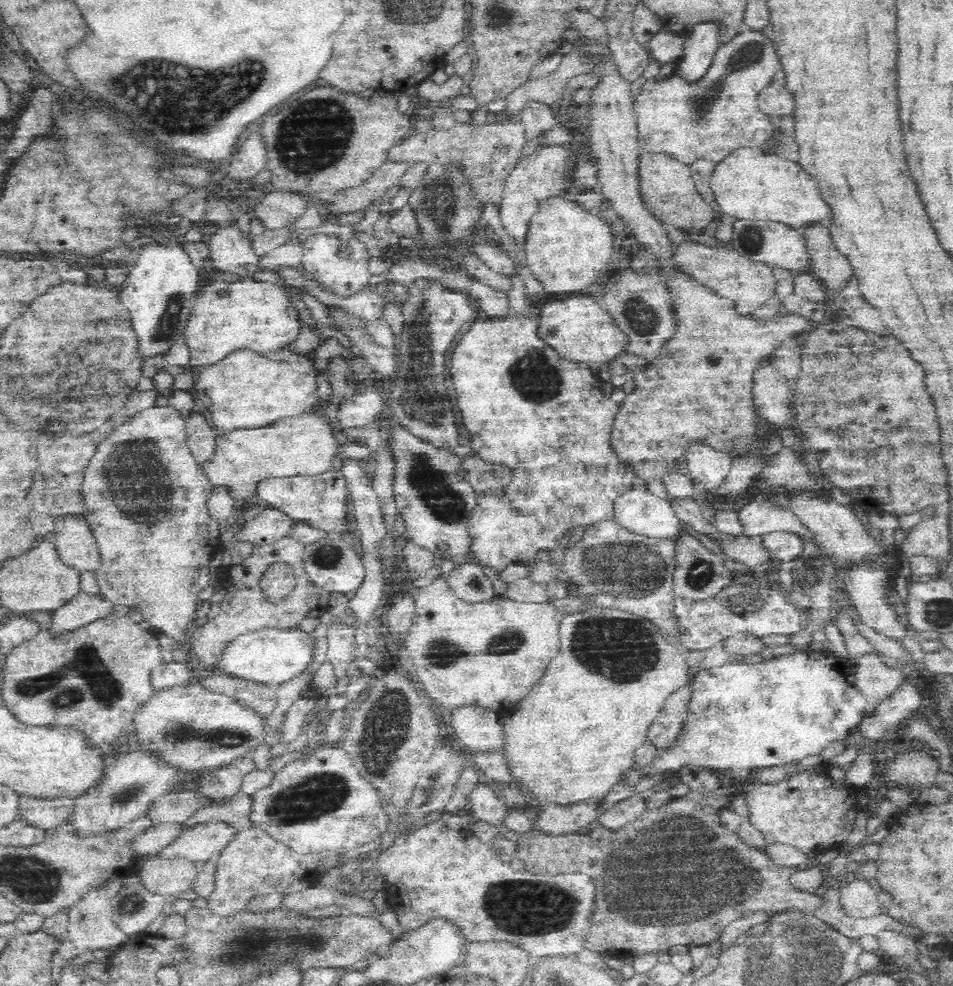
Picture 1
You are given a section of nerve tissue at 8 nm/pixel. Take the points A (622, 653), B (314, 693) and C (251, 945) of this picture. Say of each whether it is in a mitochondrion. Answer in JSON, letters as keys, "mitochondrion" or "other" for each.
{"A":"mitochondrion","B":"other","C":"mitochondrion"}

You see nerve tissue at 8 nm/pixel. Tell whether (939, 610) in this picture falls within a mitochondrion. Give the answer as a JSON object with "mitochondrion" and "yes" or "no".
{"mitochondrion":"yes"}

